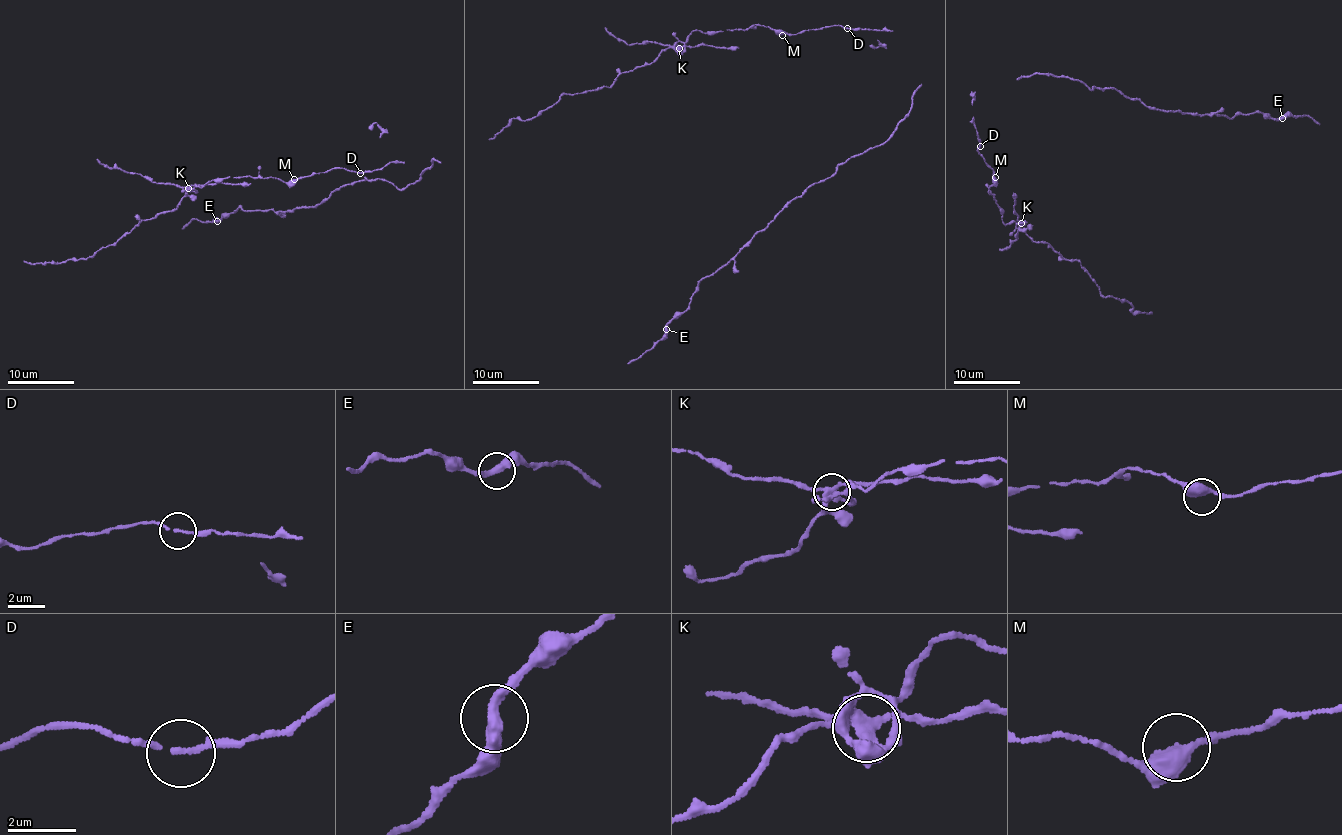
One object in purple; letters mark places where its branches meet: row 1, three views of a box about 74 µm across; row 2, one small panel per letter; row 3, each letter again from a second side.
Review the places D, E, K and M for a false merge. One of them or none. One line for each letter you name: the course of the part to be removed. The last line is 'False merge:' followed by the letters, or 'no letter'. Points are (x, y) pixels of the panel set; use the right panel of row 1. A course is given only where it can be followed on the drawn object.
K: (1021, 223), (1017, 237), (1015, 236), (1017, 240), (999, 249)
False merge: K

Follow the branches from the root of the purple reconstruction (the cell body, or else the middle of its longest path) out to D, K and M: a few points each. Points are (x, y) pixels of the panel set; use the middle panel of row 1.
D: (892, 32), (847, 28)
K: (892, 32), (833, 25), (789, 35), (755, 25), (704, 34), (691, 32), (685, 44), (679, 48)
M: (892, 32), (833, 25), (782, 35)

